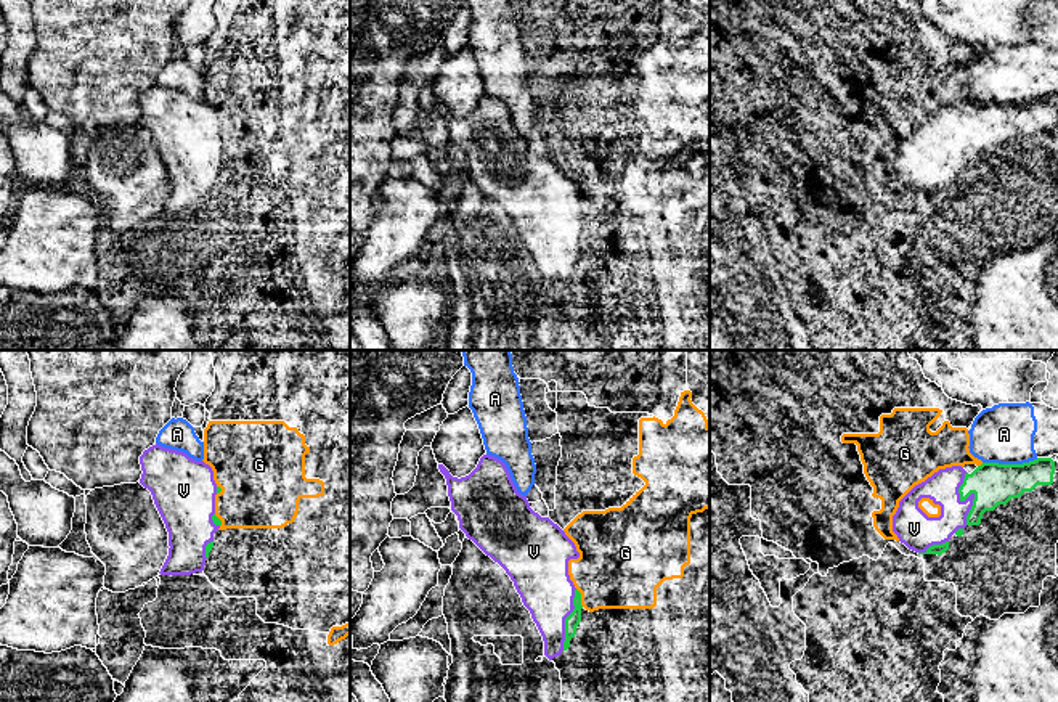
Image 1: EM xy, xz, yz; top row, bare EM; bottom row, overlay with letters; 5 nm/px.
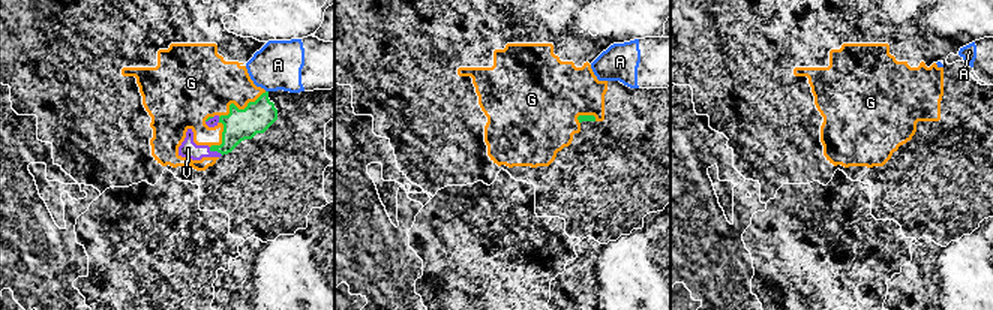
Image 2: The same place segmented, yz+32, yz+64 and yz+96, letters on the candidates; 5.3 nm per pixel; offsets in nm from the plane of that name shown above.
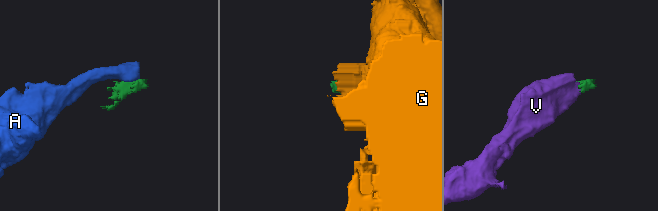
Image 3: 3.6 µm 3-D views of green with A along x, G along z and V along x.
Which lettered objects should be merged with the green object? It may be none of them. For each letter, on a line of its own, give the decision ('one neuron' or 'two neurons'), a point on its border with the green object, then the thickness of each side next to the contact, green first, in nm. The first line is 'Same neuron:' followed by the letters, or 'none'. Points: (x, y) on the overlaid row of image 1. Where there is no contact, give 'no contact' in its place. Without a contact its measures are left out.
Same neuron: V
A: two neurons; meets green in yz at (1010, 465); 220 nm thick on the green side, 300 nm on the other
G: two neurons; meets green in xz at (580, 598); 70 nm thick on the green side, 420 nm on the other
V: one neuron; meets green in yz at (968, 495); 220 nm thick on the green side, 160 nm on the other

